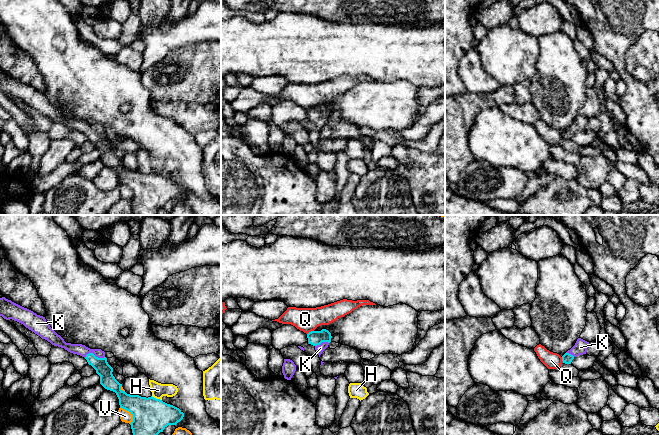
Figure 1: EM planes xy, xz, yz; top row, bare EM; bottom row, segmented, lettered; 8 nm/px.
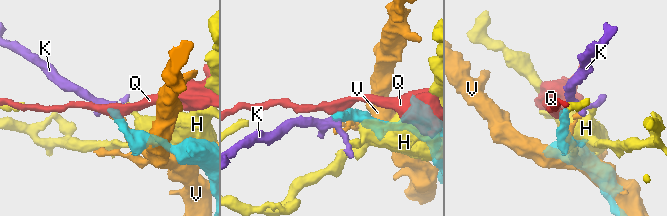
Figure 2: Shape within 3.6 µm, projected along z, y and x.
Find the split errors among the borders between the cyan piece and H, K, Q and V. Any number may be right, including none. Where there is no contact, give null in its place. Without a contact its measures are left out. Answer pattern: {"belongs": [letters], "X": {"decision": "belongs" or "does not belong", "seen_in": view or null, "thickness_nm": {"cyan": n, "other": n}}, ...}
{"belongs": ["K"], "H": {"decision": "does not belong", "seen_in": "xy", "thickness_nm": {"cyan": 280, "other": 120}}, "K": {"decision": "belongs", "seen_in": "xy", "thickness_nm": {"cyan": 120, "other": 90}}, "Q": {"decision": "does not belong", "seen_in": "xz", "thickness_nm": {"cyan": 120, "other": 190}}, "V": {"decision": "does not belong", "seen_in": "xy", "thickness_nm": {"cyan": 280, "other": 90}}}

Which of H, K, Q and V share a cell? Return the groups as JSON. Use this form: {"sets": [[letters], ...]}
{"sets": [["H"], ["K"], ["Q"], ["V"]]}

